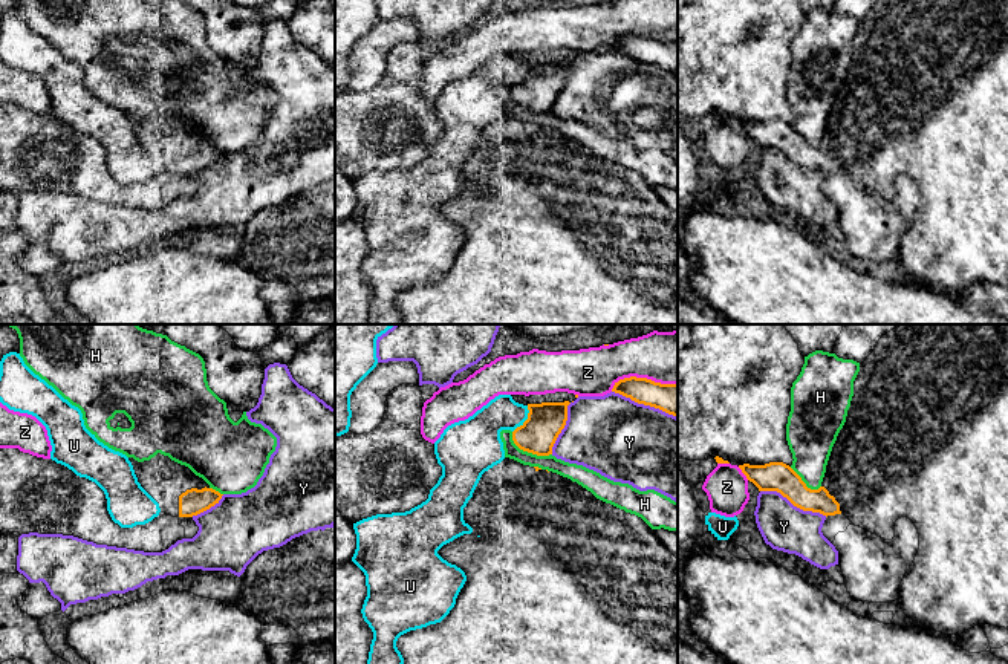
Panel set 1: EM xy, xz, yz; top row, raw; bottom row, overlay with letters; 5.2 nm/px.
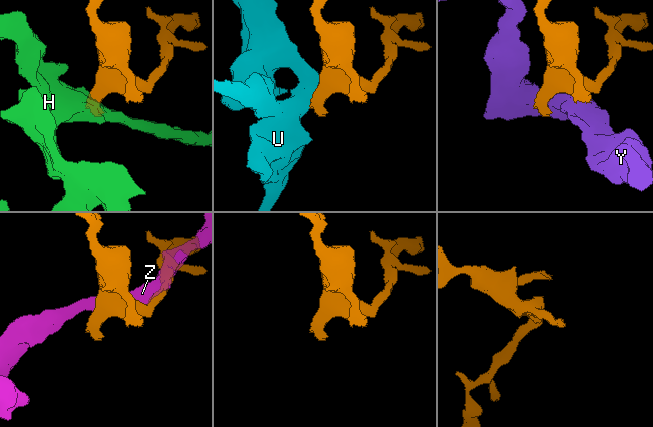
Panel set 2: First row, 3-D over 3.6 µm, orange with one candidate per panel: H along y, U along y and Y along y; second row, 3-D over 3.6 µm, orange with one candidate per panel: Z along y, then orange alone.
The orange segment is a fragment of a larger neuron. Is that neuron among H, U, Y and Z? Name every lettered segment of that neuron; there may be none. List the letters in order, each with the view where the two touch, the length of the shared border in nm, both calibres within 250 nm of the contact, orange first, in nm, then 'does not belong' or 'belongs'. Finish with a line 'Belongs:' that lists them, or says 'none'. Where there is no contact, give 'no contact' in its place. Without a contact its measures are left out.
H: contact in xz; length 240 nm; calibres 200 and 80 nm; does not belong
U: contact in xz; length 170 nm; calibres 200 and 200 nm; does not belong
Y: contact in yz; length 380 nm; calibres 160 and 240 nm; does not belong
Z: contact in xz; length 360 nm; calibres 170 and 240 nm; does not belong
Belongs: none

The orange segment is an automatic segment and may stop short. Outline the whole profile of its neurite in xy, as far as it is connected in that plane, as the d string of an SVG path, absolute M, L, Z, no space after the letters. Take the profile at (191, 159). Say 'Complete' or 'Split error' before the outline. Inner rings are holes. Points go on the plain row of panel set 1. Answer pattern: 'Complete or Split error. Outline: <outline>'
Split error. Outline: M158 110L150 118L138 119L128 115L141 144L159 161L161 170L173 174L197 173L222 156L188 124Z

